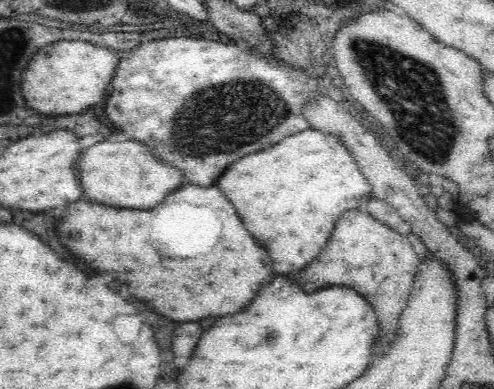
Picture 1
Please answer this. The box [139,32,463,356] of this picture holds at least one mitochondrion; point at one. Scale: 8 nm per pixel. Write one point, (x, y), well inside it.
(414, 93)

